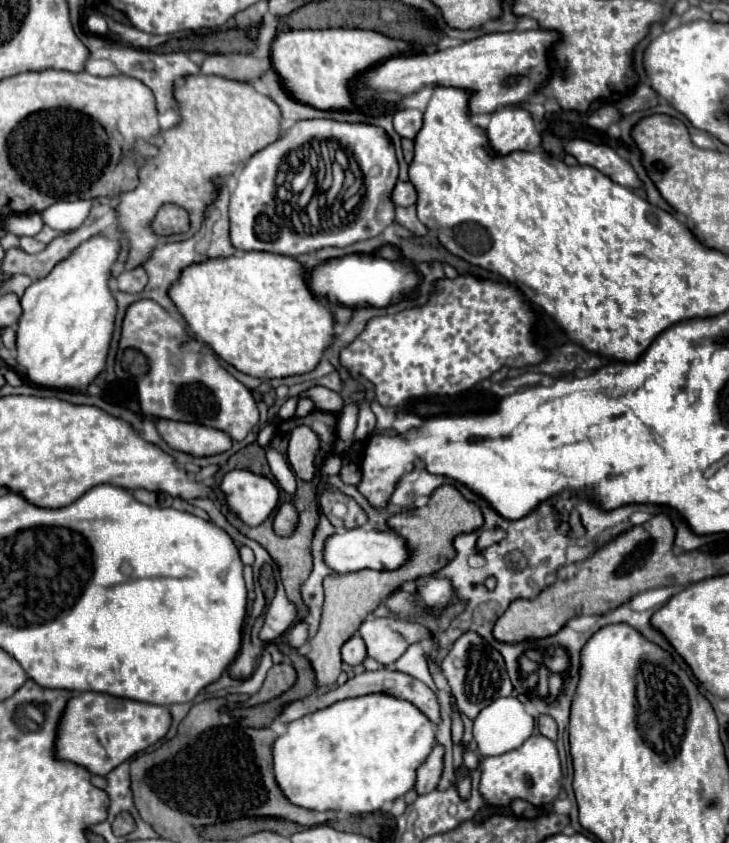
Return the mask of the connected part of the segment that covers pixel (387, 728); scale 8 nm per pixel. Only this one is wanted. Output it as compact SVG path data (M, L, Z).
M371 693L337 701L287 725L287 733L275 741L273 767L285 797L299 807L313 811L337 811L345 815L373 813L383 803L403 797L415 785L417 767L425 763L435 745L433 723L413 703L387 693Z

